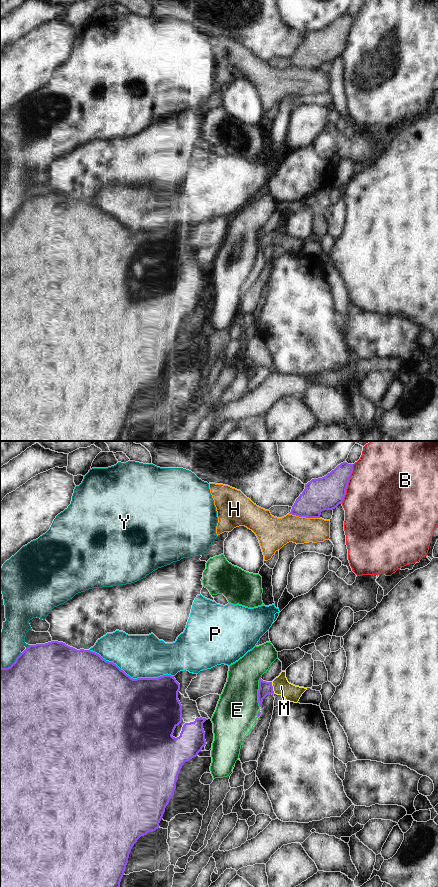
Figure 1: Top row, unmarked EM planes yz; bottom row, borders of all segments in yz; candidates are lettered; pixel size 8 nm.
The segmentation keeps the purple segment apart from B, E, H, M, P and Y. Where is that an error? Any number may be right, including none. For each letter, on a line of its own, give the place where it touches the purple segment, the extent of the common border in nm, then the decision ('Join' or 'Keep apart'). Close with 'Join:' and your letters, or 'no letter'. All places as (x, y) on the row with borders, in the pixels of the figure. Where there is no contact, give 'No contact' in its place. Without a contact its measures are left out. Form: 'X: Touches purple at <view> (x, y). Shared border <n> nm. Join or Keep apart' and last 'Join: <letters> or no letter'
B: Touches purple at yz (347, 484). Shared border 340 nm. Keep apart
E: Touches purple at yz (258, 692). Shared border 240 nm. Keep apart
H: Touches purple at yz (304, 516). Shared border 260 nm. Keep apart
M: Touches purple at yz (272, 688). Shared border 100 nm. Join
P: Touches purple at yz (130, 677). Shared border 700 nm. Keep apart
Y: Touches purple at yz (12, 664). Shared border 200 nm. Keep apart
Join: M.

